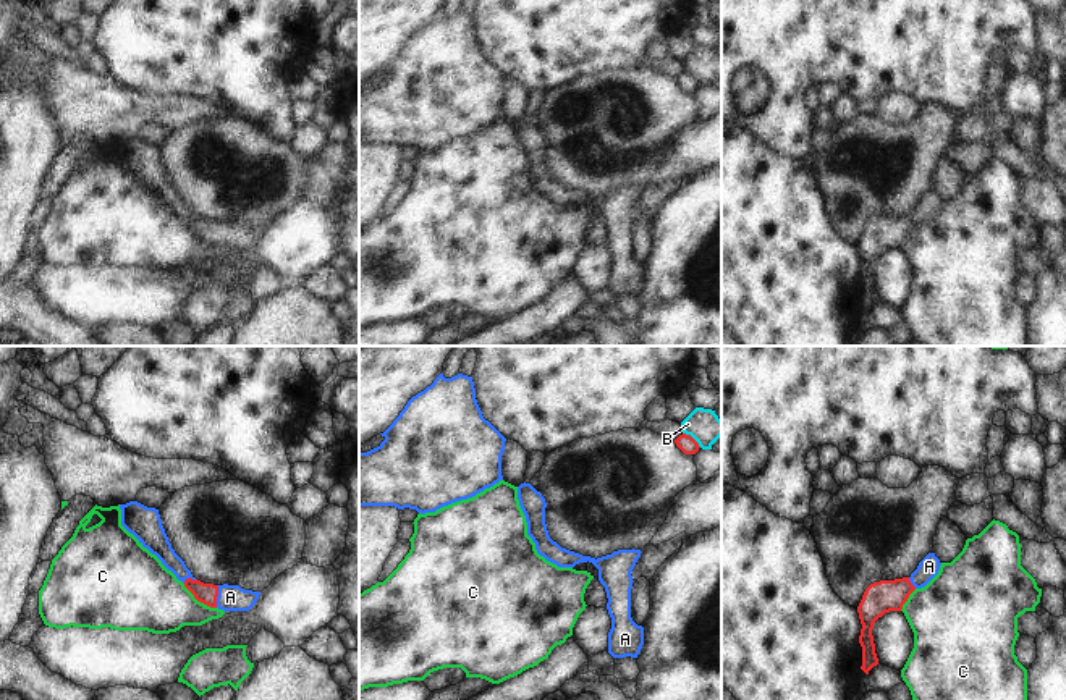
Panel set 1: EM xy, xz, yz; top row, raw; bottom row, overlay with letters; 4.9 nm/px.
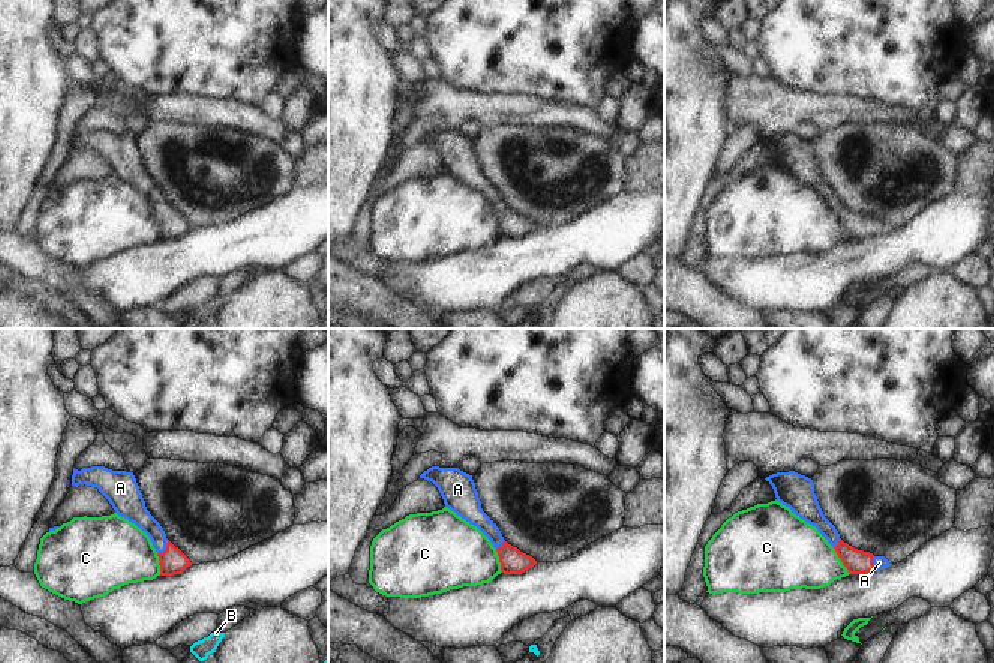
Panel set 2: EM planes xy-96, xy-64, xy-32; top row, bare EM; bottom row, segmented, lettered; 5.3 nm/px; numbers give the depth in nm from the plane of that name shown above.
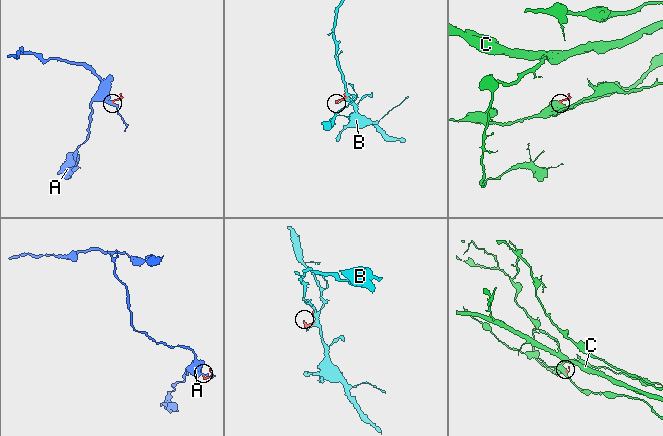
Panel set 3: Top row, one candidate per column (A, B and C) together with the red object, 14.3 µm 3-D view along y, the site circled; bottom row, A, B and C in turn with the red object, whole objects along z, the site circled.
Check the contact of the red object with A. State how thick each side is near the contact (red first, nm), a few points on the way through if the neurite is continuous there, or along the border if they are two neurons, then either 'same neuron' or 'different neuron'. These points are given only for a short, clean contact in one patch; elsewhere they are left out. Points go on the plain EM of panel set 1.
100/130 nm | across xy (206, 231), (217, 233), (230, 235) | same neuron

